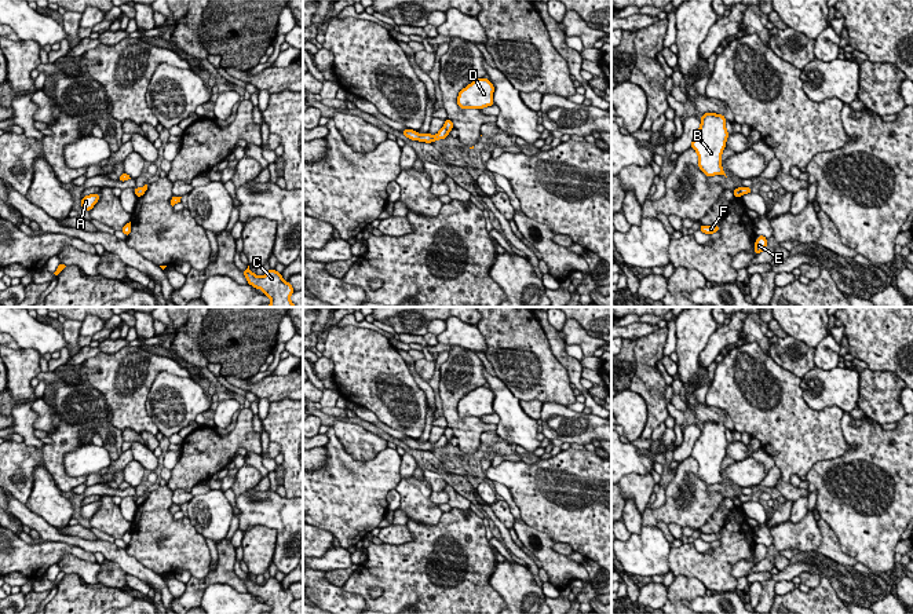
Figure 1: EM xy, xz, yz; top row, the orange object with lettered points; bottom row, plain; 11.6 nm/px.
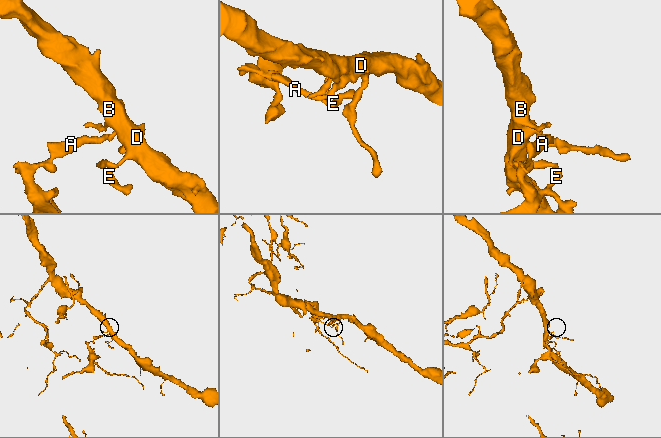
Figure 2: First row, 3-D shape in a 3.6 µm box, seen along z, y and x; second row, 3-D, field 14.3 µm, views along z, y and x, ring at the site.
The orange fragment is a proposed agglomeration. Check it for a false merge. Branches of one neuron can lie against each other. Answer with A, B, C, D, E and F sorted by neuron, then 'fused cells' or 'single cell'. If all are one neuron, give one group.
A / B C D E F; fused cells

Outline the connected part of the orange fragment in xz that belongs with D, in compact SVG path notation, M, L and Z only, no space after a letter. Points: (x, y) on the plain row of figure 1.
M478 387L459 401L457 413L460 417L482 417L493 414L494 394L487 387Z

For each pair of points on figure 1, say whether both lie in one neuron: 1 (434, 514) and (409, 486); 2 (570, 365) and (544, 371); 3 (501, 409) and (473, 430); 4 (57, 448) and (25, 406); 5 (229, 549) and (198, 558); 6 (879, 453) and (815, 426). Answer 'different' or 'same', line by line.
1: same
2: different
3: different
4: different
5: different
6: different

